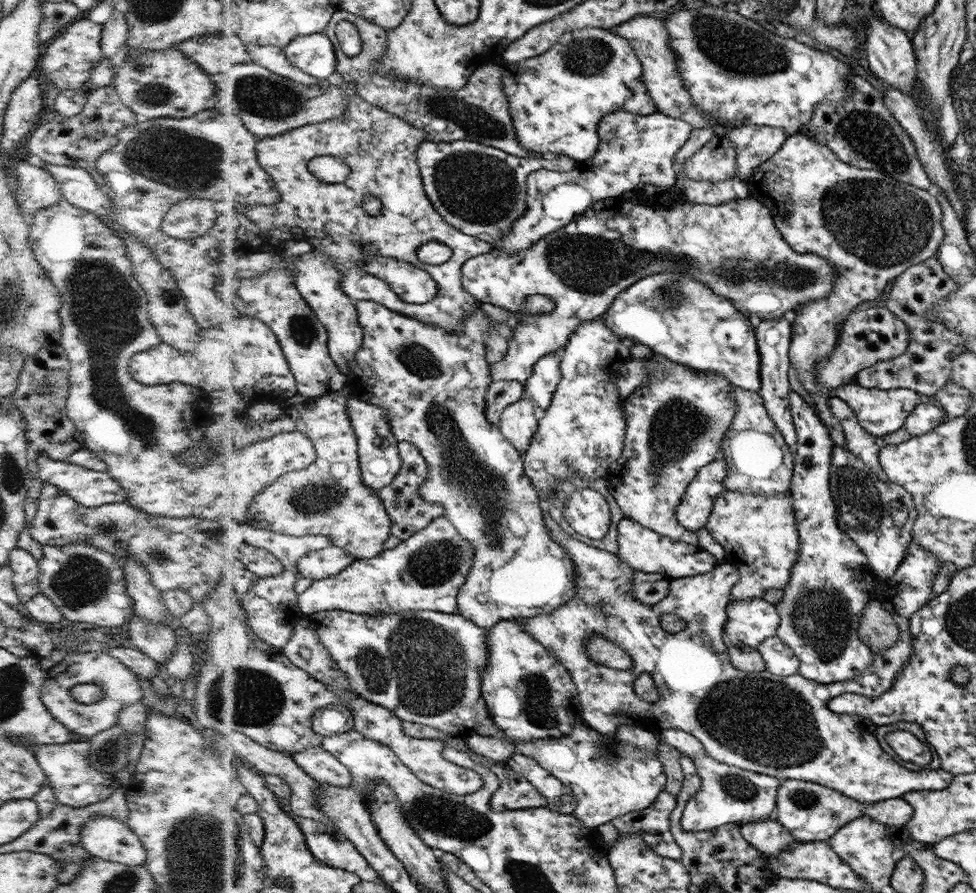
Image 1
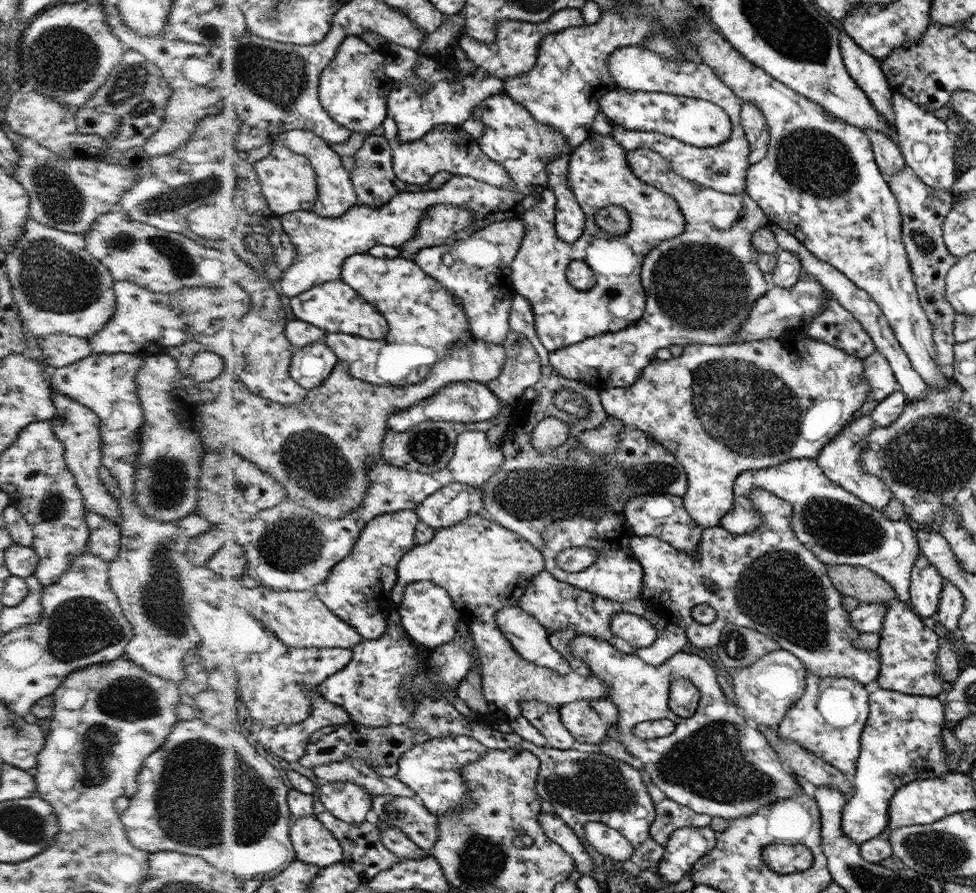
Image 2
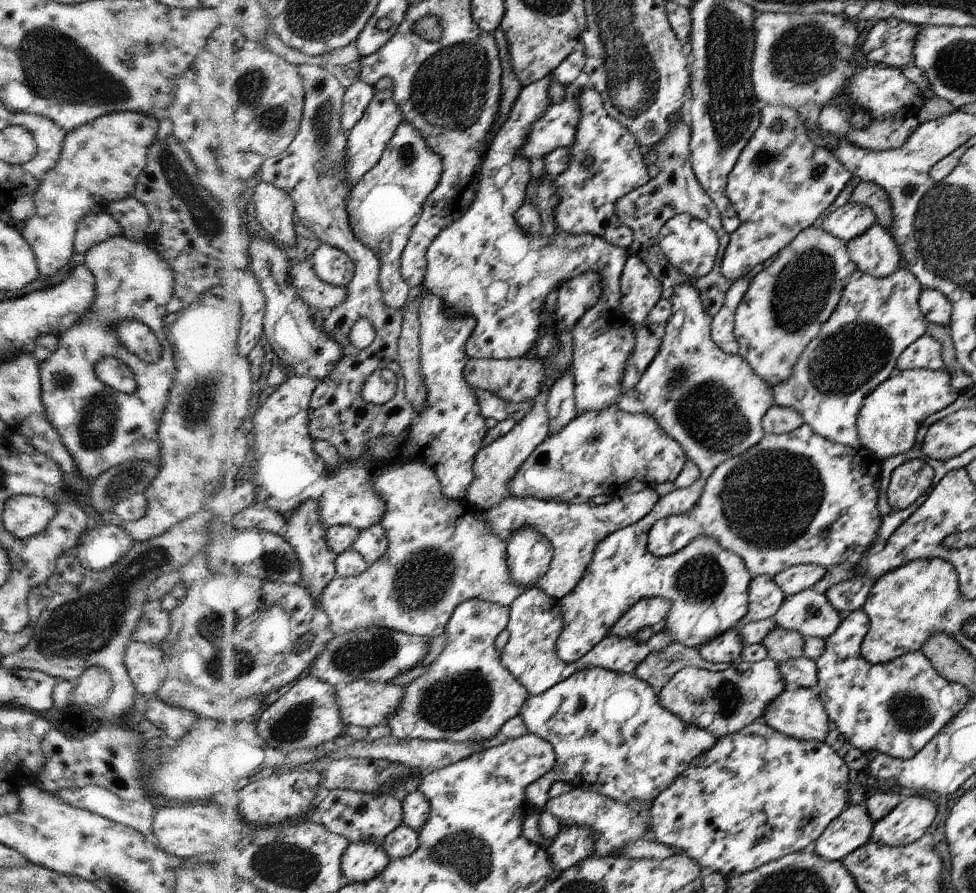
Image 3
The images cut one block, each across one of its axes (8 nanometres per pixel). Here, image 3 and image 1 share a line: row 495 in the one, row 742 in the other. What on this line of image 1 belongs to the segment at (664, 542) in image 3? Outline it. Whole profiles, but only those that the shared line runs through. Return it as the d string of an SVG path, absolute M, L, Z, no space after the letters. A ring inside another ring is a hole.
M545 514L544 523L548 527L548 531L552 533L552 538L556 539L564 549L566 553L572 557L574 561L574 569L576 569L576 580L577 588L575 588L576 595L573 596L573 600L569 601L566 605L561 606L561 609L557 609L553 614L550 615L539 615L535 617L529 617L527 619L518 618L515 621L517 624L523 628L525 633L528 633L532 638L536 639L541 646L547 648L568 671L574 676L574 686L576 690L579 691L579 712L581 714L581 719L583 719L590 727L594 728L597 732L603 735L612 735L621 725L632 725L634 727L646 728L647 731L652 733L658 733L666 729L681 729L682 731L689 732L689 734L694 735L707 749L707 753L723 762L724 764L730 766L737 766L738 768L743 768L746 770L756 771L760 774L772 775L774 778L779 778L781 780L801 780L806 782L813 782L822 786L832 787L832 789L840 791L848 795L850 798L858 799L858 801L863 803L875 803L878 801L887 801L892 798L900 798L908 792L920 791L920 790L944 790L951 785L954 775L949 773L947 770L942 769L942 767L931 770L930 768L913 768L908 765L900 765L895 760L892 760L891 755L887 751L883 750L880 746L879 739L876 738L876 733L878 727L866 719L861 717L850 716L850 714L836 714L830 707L830 700L832 698L838 697L840 694L844 693L861 693L871 698L880 697L882 693L886 693L888 689L892 688L895 684L896 677L898 677L901 672L903 665L906 660L909 660L910 654L914 647L911 646L912 634L910 632L910 619L912 614L917 613L920 609L924 609L924 606L934 597L931 594L932 579L936 577L936 573L940 572L940 565L944 562L940 562L938 556L934 556L932 552L924 550L922 546L916 546L914 541L908 544L908 550L906 550L906 556L904 556L904 561L900 562L899 568L896 570L894 576L885 580L883 586L883 592L879 596L879 602L883 604L887 611L890 611L894 616L895 623L899 626L899 640L895 642L895 645L879 654L875 654L873 664L868 667L864 672L860 673L860 676L856 676L853 679L848 679L847 681L835 682L832 684L821 685L818 682L808 681L799 672L794 673L790 676L772 674L770 671L760 671L757 673L747 673L738 670L730 660L730 654L727 651L726 643L723 641L723 635L725 633L725 625L729 620L728 616L728 606L731 601L731 588L734 587L740 580L740 572L736 570L735 566L723 562L722 564L717 564L716 568L710 570L710 572L704 574L698 574L696 576L684 577L684 578L671 578L669 596L664 598L658 605L648 606L640 603L638 600L633 598L631 594L632 577L634 577L634 568L628 566L624 563L617 555L609 553L605 550L597 549L593 546L588 546L588 544L580 542L579 539L572 538L568 536L564 530L560 530L557 522L550 518L550 514ZM664 615L675 615L681 619L682 623L685 623L685 631L680 631L680 633L667 633L667 630L661 625ZM594 635L602 635L606 637L608 641L614 641L617 646L621 646L623 650L627 650L631 656L633 656L634 668L630 670L614 670L614 668L608 668L606 666L601 666L595 664L589 657L585 648L584 642L588 641L590 637ZM640 674L648 674L654 682L657 683L658 688L658 699L656 701L644 701L638 695L636 695L635 683L636 678L640 677Z

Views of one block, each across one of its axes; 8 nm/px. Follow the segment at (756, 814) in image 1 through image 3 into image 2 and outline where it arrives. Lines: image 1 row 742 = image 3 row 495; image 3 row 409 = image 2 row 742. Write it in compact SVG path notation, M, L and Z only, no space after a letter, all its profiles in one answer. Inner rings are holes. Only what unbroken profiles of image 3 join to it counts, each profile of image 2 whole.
M576 634L571 642L575 658L580 658L590 667L590 676L598 675L608 686L608 699L619 706L620 717L617 723L618 740L626 746L650 776L650 780L666 794L666 798L679 802L680 805L696 811L698 814L719 816L732 821L740 817L748 817L759 812L766 805L787 799L800 792L799 780L792 775L783 764L779 754L768 742L768 737L743 718L740 708L735 701L724 695L718 683L716 669L706 660L694 654L679 651L661 666L651 666L644 663L638 656L621 654L609 642L602 638L592 637L590 634ZM674 675L683 675L699 687L702 700L693 716L683 718L670 707L670 692L674 682ZM666 718L676 724L672 734L654 738L640 739L636 737L635 728L641 723Z

